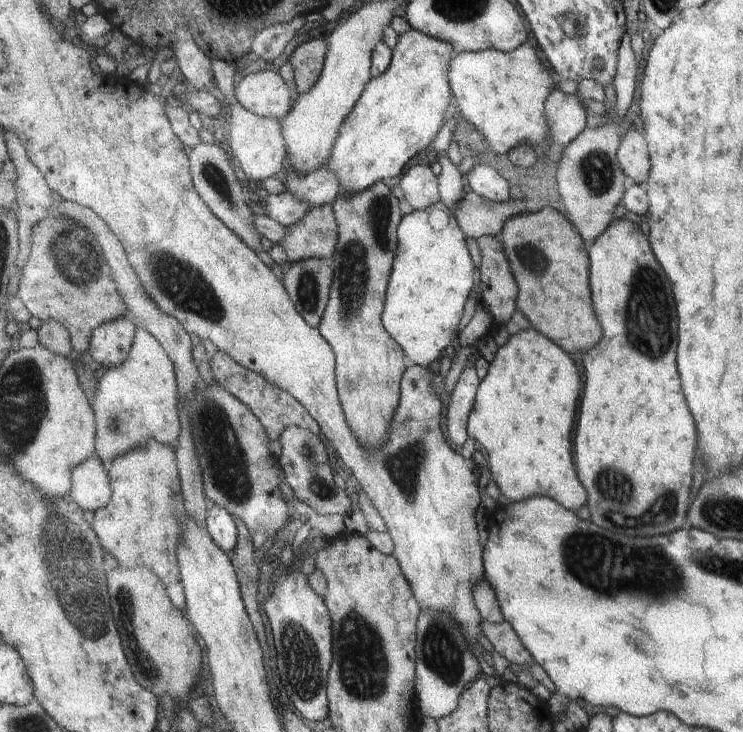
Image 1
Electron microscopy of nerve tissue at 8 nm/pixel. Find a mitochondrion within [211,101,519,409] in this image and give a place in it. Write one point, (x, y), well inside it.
(353, 264)

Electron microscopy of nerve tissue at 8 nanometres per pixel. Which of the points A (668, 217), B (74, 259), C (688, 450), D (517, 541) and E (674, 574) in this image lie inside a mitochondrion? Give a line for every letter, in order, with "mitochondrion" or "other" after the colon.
A: other
B: mitochondrion
C: other
D: other
E: mitochondrion

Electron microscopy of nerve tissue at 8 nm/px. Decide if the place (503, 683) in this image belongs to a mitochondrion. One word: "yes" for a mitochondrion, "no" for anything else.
no

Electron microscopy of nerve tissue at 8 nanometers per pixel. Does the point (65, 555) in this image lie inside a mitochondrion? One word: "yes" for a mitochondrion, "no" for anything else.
yes

